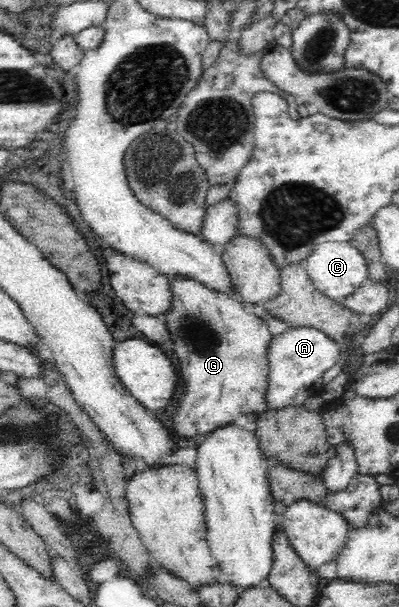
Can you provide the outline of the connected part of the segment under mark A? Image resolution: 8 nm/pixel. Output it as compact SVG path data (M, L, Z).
M314 326L291 327L272 337L270 351L268 351L270 362L268 391L266 391L268 408L299 406L304 403L308 391L318 393L318 387L314 387L318 385L316 381L320 381L322 375L338 363L344 353L342 346L342 343L332 340L327 333Z

